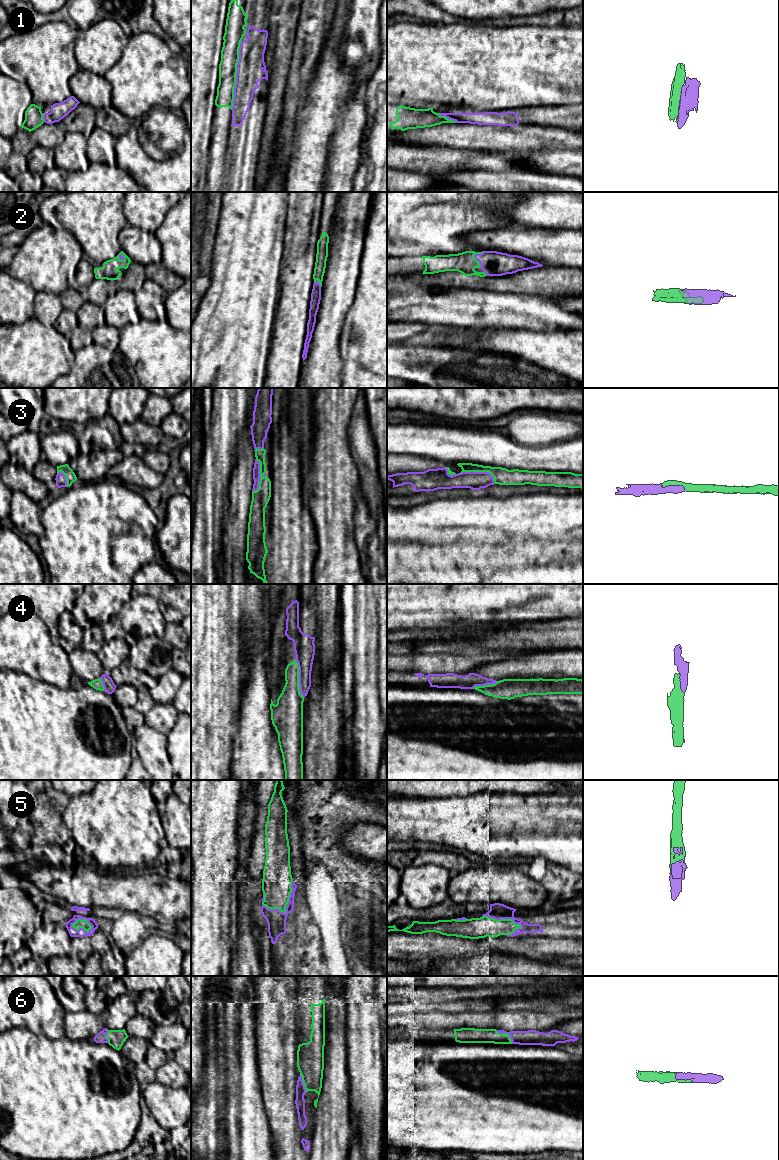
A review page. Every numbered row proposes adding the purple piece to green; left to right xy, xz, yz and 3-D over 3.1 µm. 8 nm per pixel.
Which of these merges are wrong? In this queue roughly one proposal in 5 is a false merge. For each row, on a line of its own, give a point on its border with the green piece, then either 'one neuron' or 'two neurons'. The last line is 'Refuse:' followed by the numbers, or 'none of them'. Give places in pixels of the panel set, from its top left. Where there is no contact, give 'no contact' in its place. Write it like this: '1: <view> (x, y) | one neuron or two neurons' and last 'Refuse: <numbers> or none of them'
1: xz (235, 75) | two neurons
2: yz (474, 257) | one neuron
3: xz (260, 476) | one neuron
4: xz (298, 678) | one neuron
5: yz (502, 919) | one neuron
6: yz (507, 1033) | one neuron
Refuse: 1

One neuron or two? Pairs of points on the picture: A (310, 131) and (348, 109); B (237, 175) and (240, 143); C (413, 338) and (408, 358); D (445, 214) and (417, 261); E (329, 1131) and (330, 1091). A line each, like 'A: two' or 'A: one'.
A: one
B: one
C: two
D: two
E: one

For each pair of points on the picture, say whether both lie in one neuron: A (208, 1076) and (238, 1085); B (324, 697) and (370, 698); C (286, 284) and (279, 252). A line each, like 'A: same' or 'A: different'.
A: different
B: different
C: same

